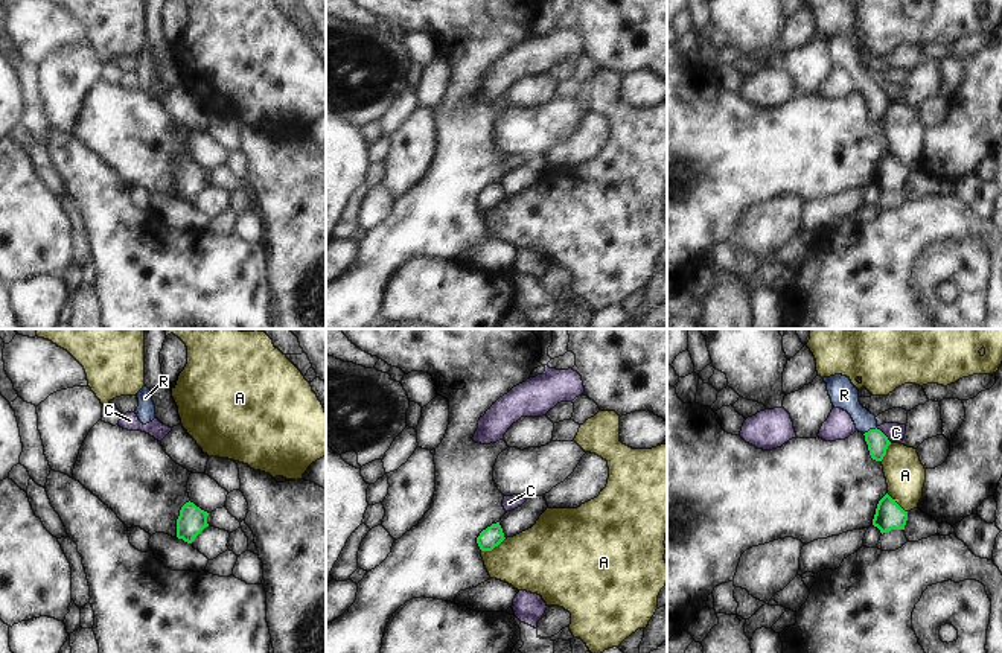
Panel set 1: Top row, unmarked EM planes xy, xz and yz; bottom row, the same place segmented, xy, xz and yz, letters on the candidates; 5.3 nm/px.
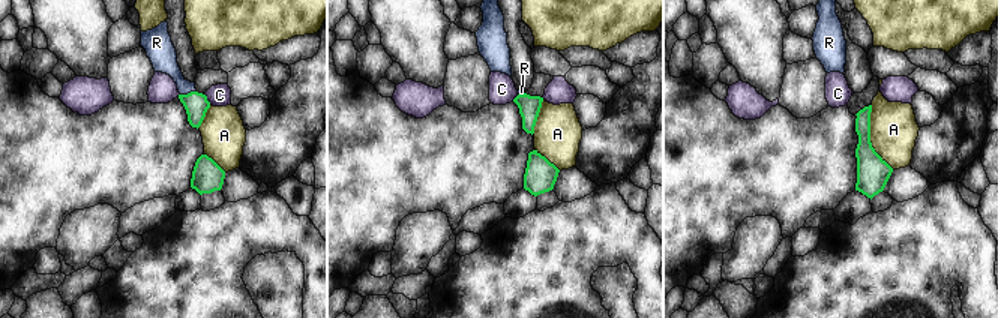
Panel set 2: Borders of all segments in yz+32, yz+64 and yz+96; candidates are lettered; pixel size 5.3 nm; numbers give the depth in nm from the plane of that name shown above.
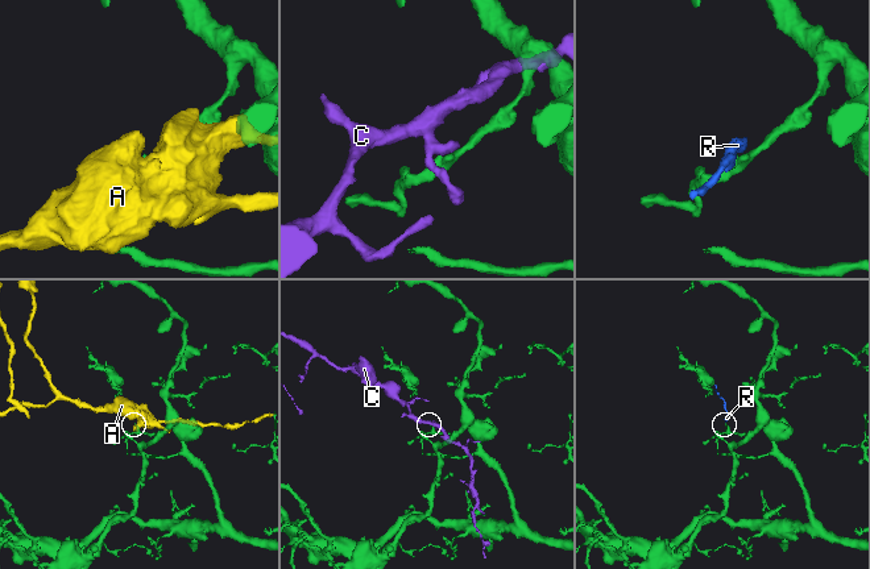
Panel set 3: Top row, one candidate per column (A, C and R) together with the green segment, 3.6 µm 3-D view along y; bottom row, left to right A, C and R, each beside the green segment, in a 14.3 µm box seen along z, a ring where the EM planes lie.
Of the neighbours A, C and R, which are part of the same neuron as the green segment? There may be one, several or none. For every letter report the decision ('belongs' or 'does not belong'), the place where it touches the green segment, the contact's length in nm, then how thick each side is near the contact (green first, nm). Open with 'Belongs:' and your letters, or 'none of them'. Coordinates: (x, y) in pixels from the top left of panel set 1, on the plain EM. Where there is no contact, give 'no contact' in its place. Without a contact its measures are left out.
Belongs: R
A: does not belong; contact xz (492, 207); length 150 nm; calibres 110 and 340 nm
C: does not belong; contact yz (883, 93); length 120 nm; calibres 110 and 100 nm
R: belongs; contact yz (870, 89); length 80 nm; calibres 110 and 150 nm

